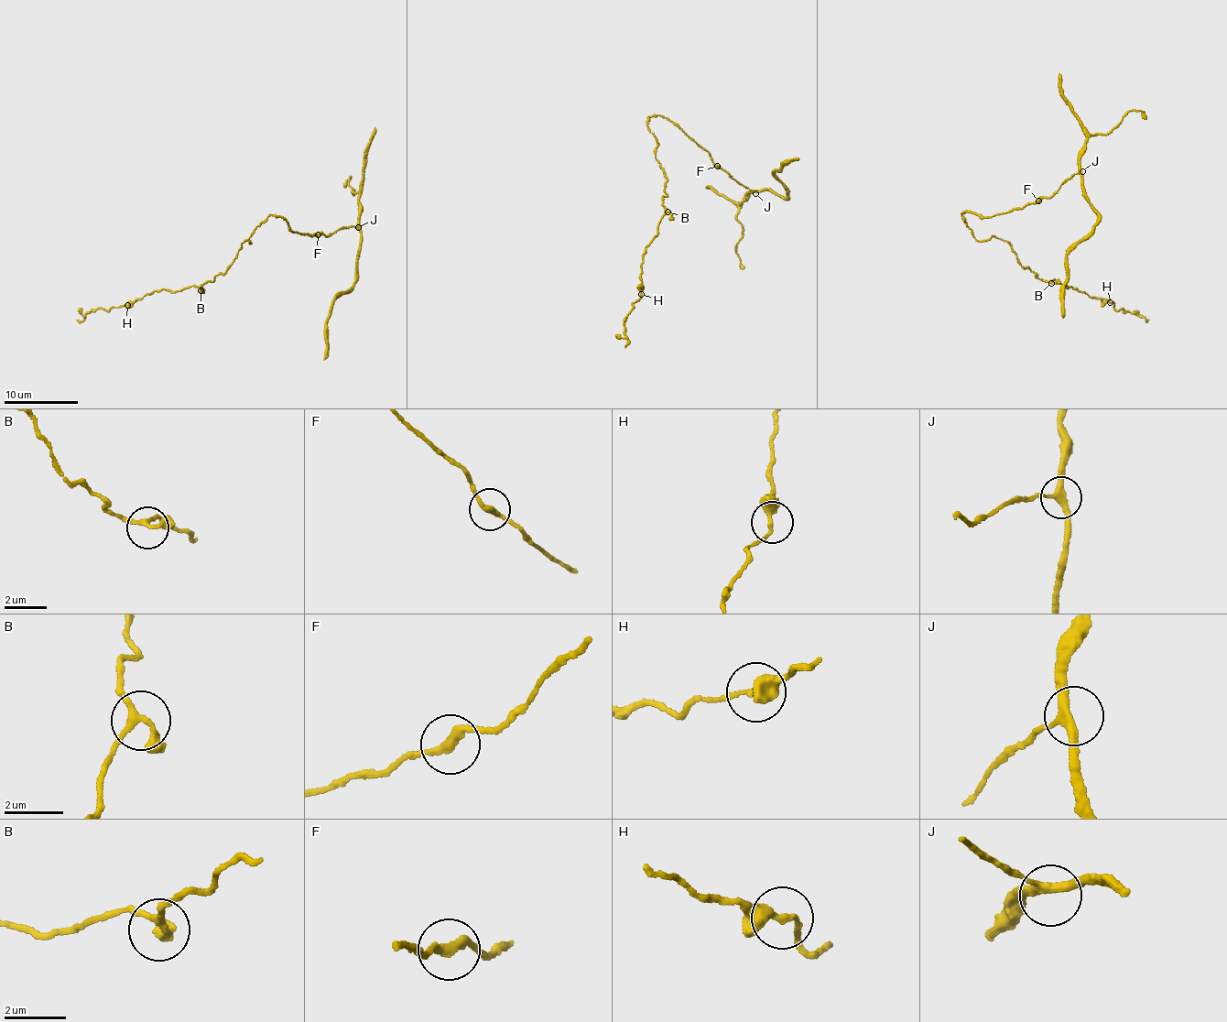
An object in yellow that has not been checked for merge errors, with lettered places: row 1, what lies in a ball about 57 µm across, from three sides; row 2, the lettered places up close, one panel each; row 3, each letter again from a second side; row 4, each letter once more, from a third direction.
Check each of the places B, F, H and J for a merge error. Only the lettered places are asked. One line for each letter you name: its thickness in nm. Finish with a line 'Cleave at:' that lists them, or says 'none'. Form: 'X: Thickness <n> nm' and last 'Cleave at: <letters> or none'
Cleave at: none

